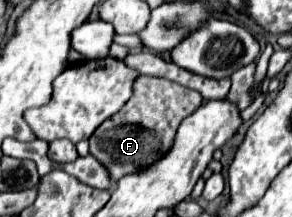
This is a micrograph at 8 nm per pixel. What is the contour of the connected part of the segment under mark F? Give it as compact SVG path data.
M141 74L137 82L133 82L133 96L127 104L93 132L89 142L91 154L109 170L113 184L127 174L137 174L167 154L175 142L179 122L193 114L193 110L201 106L201 100L201 94L177 82Z

